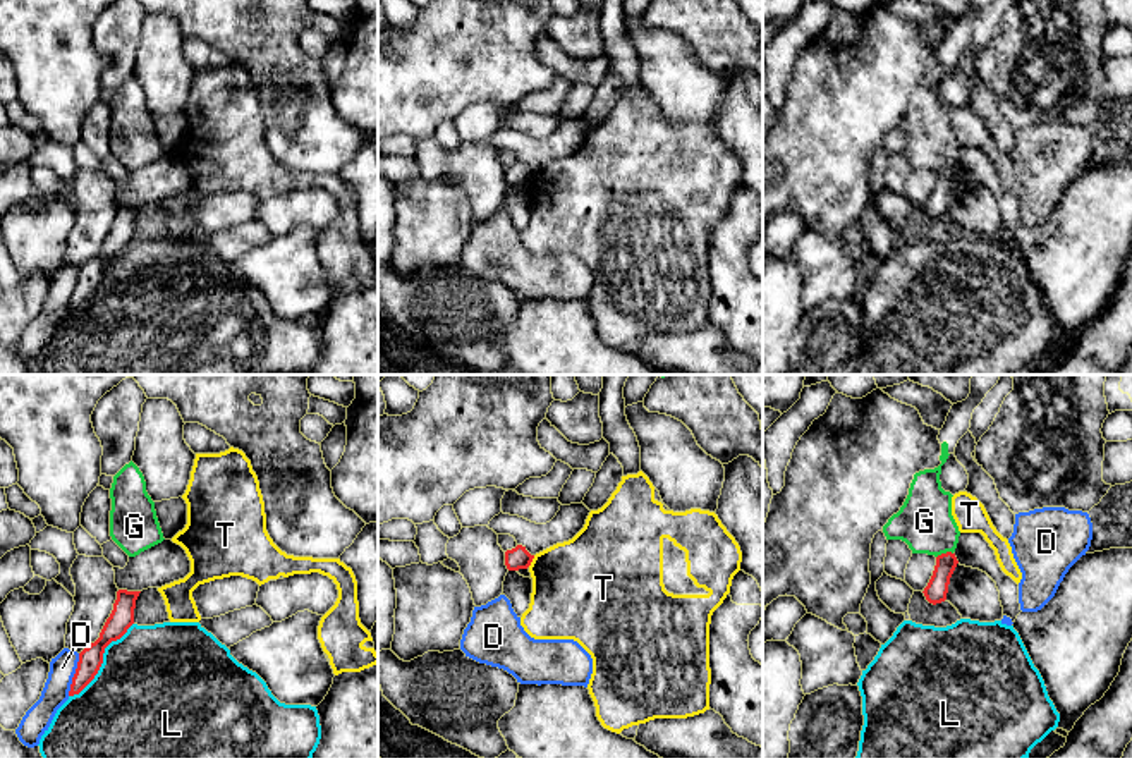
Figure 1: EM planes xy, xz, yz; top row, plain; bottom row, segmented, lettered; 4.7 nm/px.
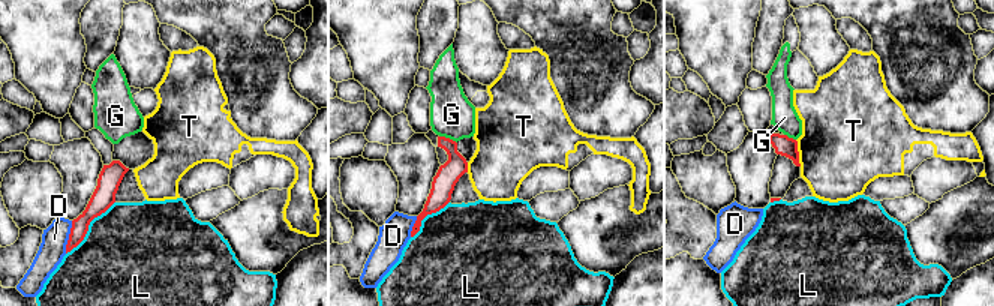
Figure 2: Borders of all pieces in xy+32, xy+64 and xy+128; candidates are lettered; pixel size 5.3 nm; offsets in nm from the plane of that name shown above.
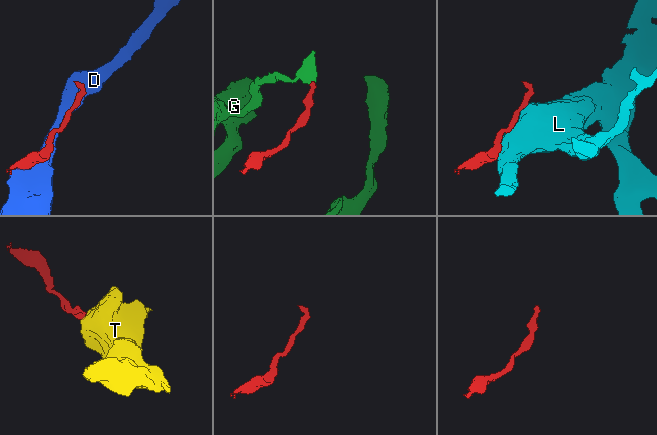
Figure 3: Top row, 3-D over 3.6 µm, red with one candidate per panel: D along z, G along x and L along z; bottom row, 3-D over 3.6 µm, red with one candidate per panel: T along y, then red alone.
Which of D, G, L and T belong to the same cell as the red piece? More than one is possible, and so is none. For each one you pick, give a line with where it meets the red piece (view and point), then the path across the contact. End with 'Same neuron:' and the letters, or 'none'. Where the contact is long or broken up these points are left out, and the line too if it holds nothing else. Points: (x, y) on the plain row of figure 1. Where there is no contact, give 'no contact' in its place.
Same neuron: none

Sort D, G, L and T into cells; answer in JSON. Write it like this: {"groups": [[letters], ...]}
{"groups": [["D"], ["G"], ["L"], ["T"]]}

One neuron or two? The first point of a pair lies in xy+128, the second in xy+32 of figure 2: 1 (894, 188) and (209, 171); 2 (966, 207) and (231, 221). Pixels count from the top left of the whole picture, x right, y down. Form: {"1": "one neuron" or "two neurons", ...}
{"1": "one neuron", "2": "one neuron"}

